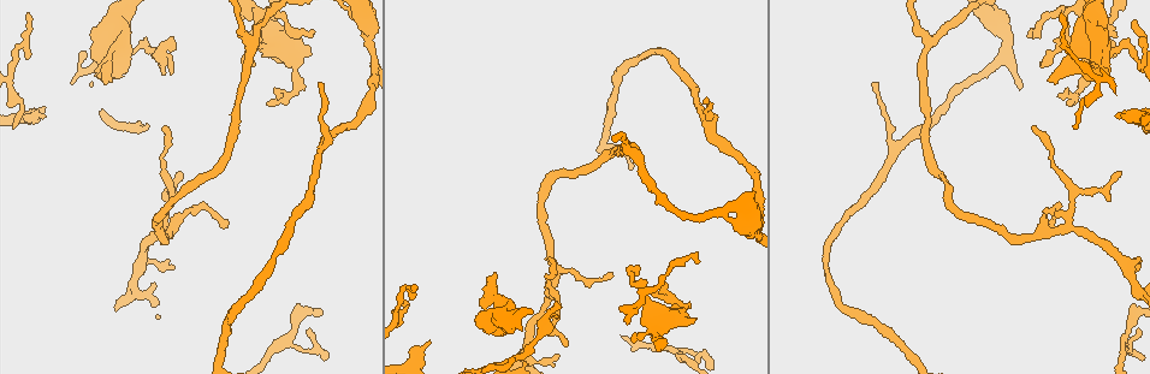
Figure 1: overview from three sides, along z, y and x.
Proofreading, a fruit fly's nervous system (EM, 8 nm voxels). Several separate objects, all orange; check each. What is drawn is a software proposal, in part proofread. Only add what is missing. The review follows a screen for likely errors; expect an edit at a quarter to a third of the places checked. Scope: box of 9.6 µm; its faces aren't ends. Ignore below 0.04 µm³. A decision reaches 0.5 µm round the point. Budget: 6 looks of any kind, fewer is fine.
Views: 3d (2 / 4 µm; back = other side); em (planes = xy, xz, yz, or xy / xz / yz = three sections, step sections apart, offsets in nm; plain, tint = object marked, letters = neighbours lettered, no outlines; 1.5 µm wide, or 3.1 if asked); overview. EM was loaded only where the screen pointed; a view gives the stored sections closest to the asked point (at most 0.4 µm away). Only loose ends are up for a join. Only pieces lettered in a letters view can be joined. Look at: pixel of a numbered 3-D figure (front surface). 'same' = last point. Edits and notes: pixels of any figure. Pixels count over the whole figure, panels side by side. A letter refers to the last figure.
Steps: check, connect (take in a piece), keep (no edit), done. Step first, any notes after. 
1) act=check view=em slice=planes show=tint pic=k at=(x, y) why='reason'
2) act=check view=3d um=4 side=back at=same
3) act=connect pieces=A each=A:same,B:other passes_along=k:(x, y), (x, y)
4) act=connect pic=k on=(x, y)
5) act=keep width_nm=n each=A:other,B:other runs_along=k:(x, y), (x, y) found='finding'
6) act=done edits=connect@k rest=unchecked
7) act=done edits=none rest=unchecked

act=check view=em slice=xz step=8 show=letters pic=1 at=(692, 322) why='thick end'

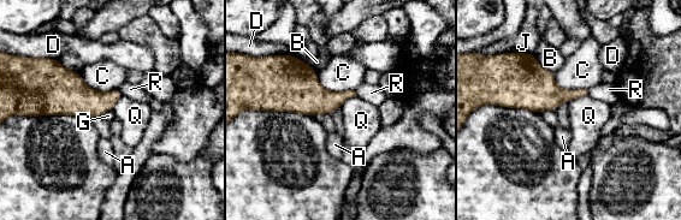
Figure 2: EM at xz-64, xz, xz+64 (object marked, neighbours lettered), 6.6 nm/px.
act=check view=em slice=yz step=4 show=letters at=same

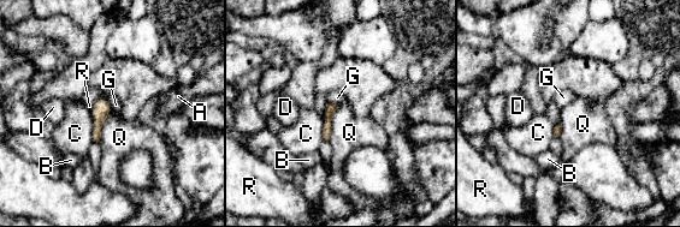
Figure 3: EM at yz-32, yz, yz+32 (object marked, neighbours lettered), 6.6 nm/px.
act=keep each=A:other,B:other,C:other,D:other,G:other,Q:other,R:other border=3:(101, 97), (112, 108) found='none of them fits'

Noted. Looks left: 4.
act=check view=3d um=2 pic=1 at=(556, 355) why='thin end'

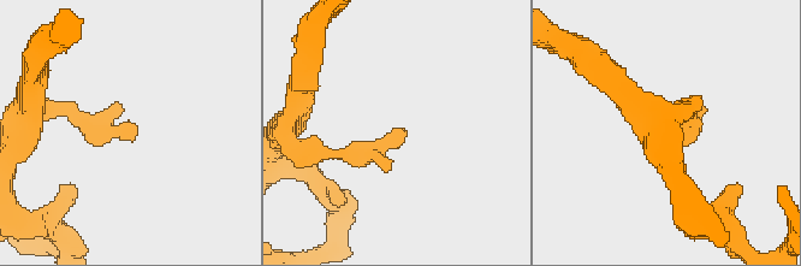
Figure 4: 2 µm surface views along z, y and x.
act=check view=em slice=xy step=8 show=tint pic=4 at=(132, 128) why='shape alone is not enough'

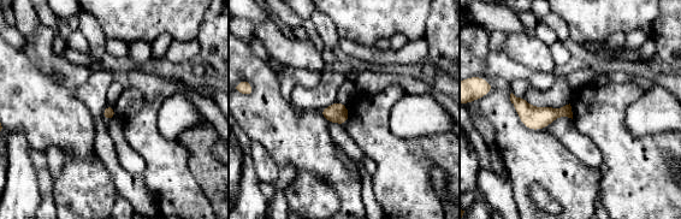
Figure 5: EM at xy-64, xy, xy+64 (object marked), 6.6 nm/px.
act=check view=em slice=planes show=letters at=same

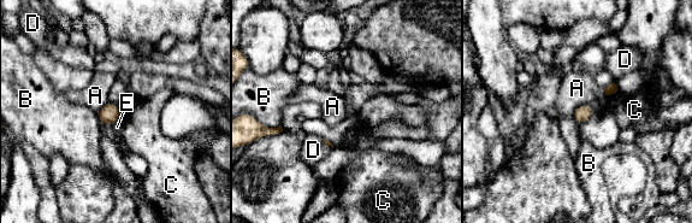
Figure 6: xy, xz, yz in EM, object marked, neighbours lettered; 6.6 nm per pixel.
act=keep each=A:other,B:other,C:other,D:other,E:other border=6:(617, 89), (608, 95) found='none of them fits'

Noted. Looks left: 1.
act=done edits=none rest=unchecked

